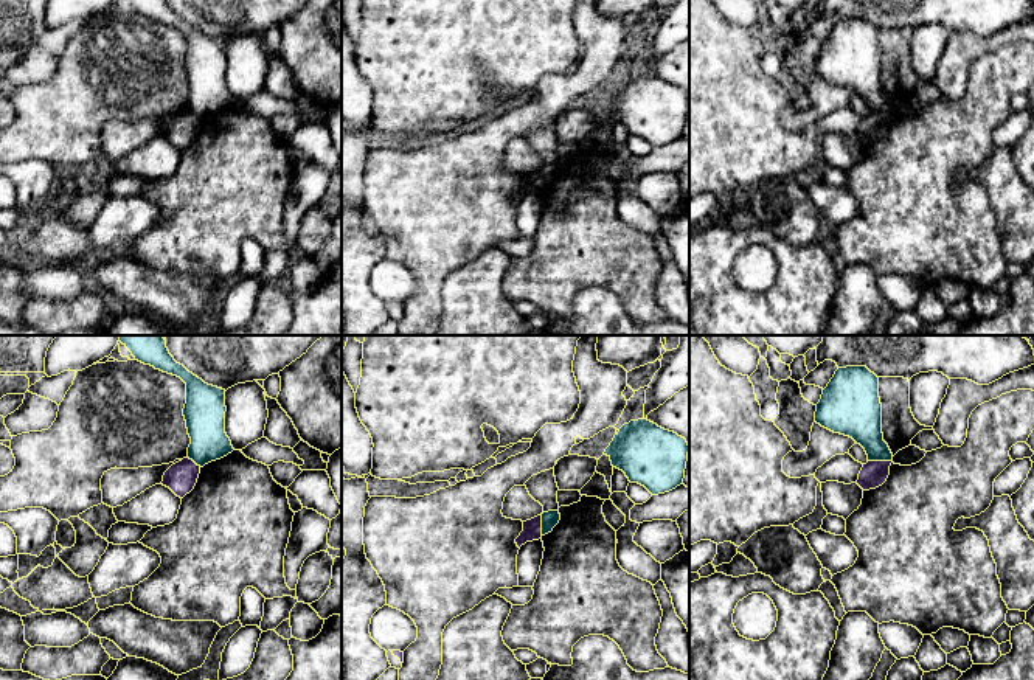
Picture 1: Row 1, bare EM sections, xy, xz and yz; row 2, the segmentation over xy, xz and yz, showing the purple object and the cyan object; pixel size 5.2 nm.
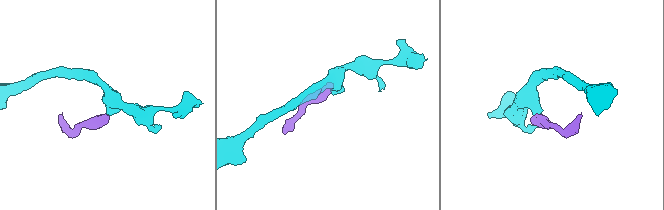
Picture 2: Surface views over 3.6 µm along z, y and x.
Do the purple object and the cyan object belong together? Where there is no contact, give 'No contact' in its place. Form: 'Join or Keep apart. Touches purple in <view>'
Keep apart. Touches purple in yz

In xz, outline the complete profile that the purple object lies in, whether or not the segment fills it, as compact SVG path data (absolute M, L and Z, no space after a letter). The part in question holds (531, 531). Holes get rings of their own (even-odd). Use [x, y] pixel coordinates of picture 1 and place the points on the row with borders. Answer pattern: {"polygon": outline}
{"polygon": "M542 514L523 522L523 531L515 539L517 546L520 548L526 542L539 540L542 539Z"}

